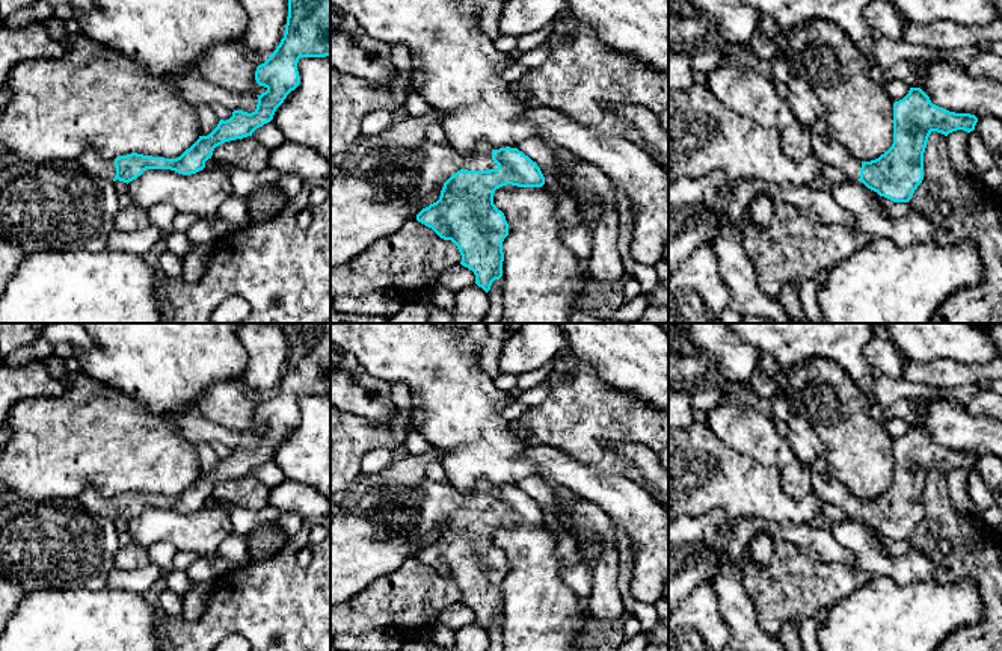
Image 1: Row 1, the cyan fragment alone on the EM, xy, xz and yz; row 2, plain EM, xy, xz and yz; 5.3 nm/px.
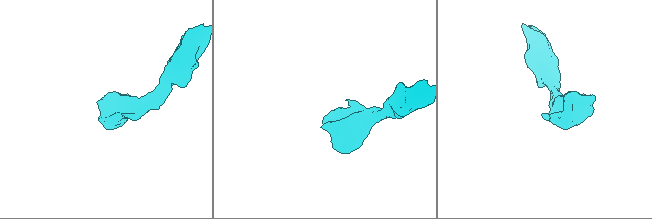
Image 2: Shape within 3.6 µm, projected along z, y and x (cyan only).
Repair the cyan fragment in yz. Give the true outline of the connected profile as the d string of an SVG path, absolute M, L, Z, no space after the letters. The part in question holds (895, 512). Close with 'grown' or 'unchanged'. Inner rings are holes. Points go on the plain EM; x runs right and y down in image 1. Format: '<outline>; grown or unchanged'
M921 426L893 441L893 482L878 497L860 500L828 471L812 473L812 492L862 520L868 527L893 541L908 541L924 518L924 491L933 470L948 474L952 470L975 468L978 456L955 452L931 441Z; grown

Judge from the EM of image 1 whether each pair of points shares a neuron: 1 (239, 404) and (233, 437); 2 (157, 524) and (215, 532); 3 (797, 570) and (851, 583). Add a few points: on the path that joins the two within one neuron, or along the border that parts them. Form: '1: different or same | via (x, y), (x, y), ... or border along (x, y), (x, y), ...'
1: different | border along (202, 416), (230, 429), (252, 431), (255, 434)
2: same | via (171, 526), (184, 532), (201, 532)
3: same | via (811, 583), (823, 595), (838, 595)

